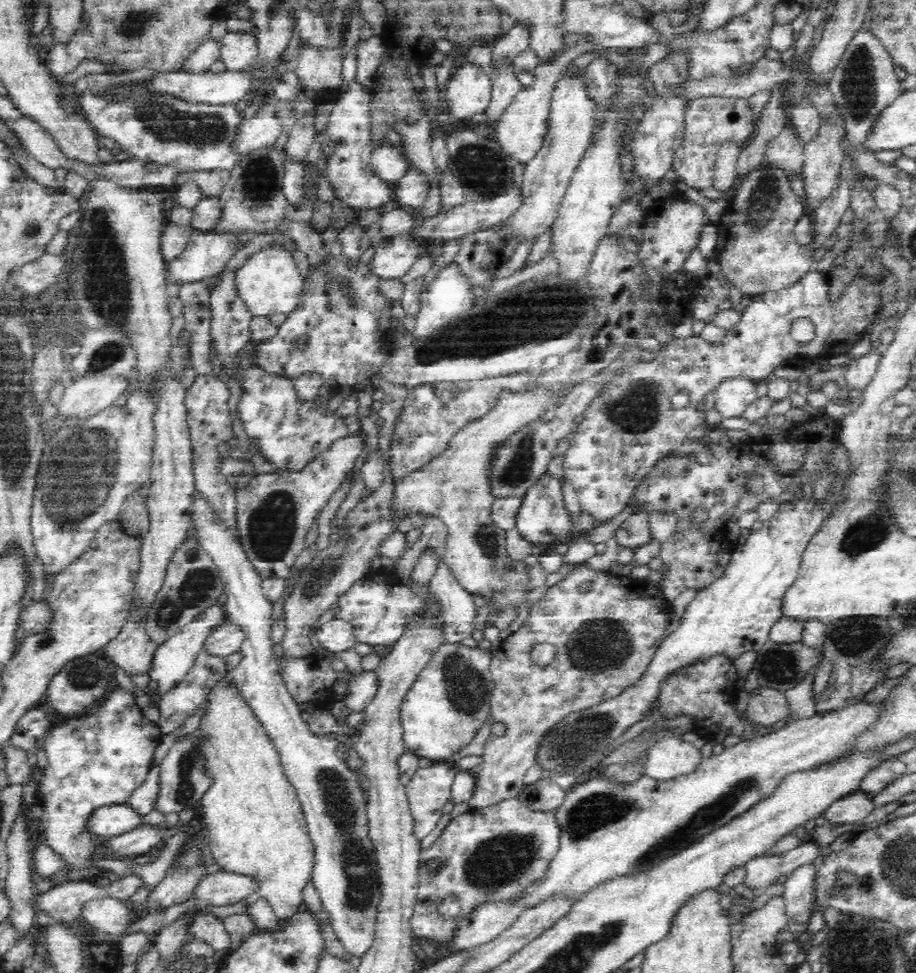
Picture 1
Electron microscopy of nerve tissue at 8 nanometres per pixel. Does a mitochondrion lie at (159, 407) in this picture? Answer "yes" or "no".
no

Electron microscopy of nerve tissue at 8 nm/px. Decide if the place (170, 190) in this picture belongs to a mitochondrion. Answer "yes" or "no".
no

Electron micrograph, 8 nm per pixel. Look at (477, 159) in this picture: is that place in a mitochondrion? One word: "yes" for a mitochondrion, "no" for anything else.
yes

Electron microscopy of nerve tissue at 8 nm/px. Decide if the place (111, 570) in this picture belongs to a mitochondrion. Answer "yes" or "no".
no

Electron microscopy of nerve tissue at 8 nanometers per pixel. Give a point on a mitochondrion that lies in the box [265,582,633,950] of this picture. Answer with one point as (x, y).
(340, 806)

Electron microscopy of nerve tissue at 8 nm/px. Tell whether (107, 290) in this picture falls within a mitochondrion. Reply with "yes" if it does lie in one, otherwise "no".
yes

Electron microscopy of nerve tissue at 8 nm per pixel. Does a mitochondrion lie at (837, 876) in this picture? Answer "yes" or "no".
no

